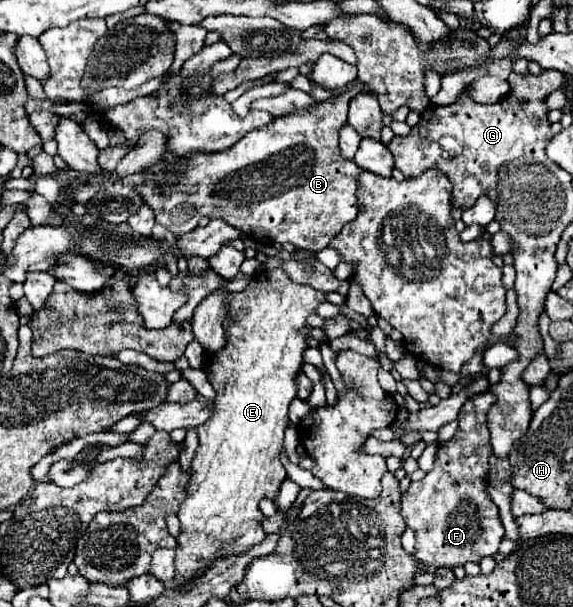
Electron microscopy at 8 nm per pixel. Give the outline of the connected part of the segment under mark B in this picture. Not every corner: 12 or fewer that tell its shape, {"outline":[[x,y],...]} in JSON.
{"outline":[[358,83],[230,151],[160,157],[136,191],[316,253],[358,213],[338,131]]}

